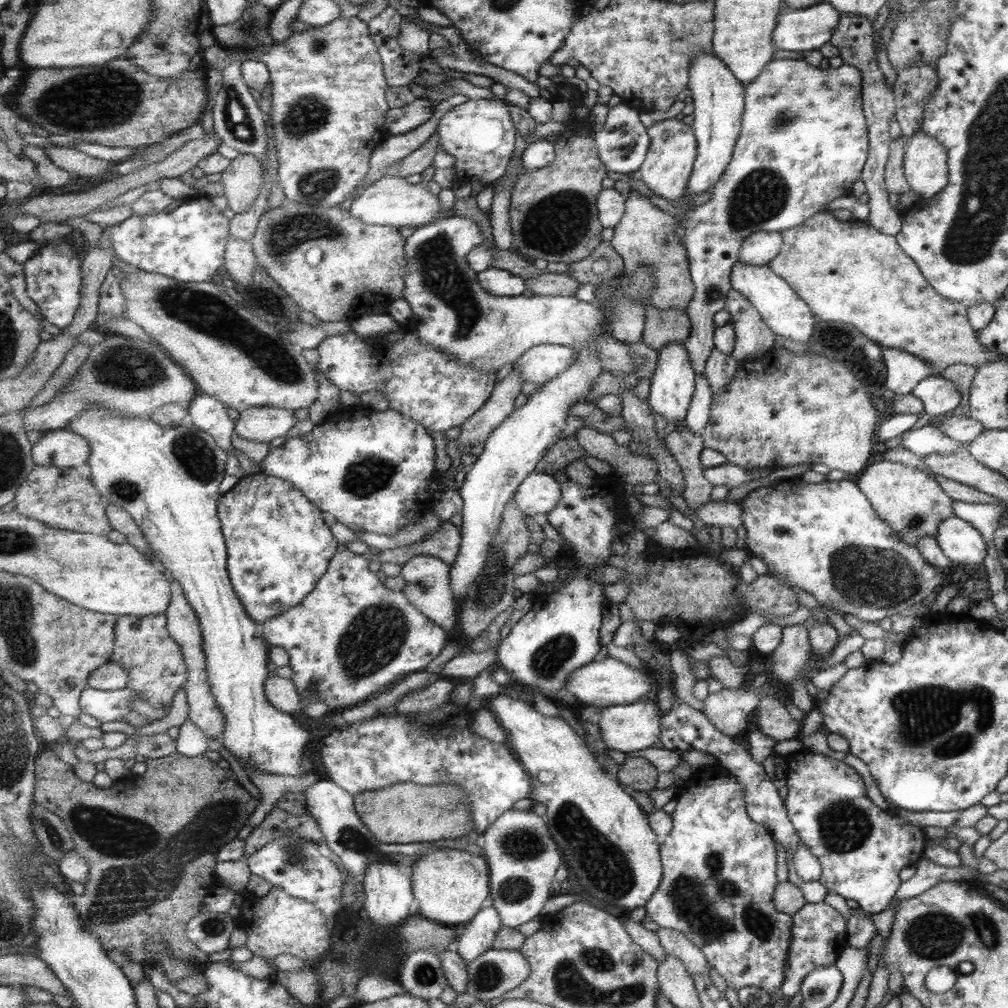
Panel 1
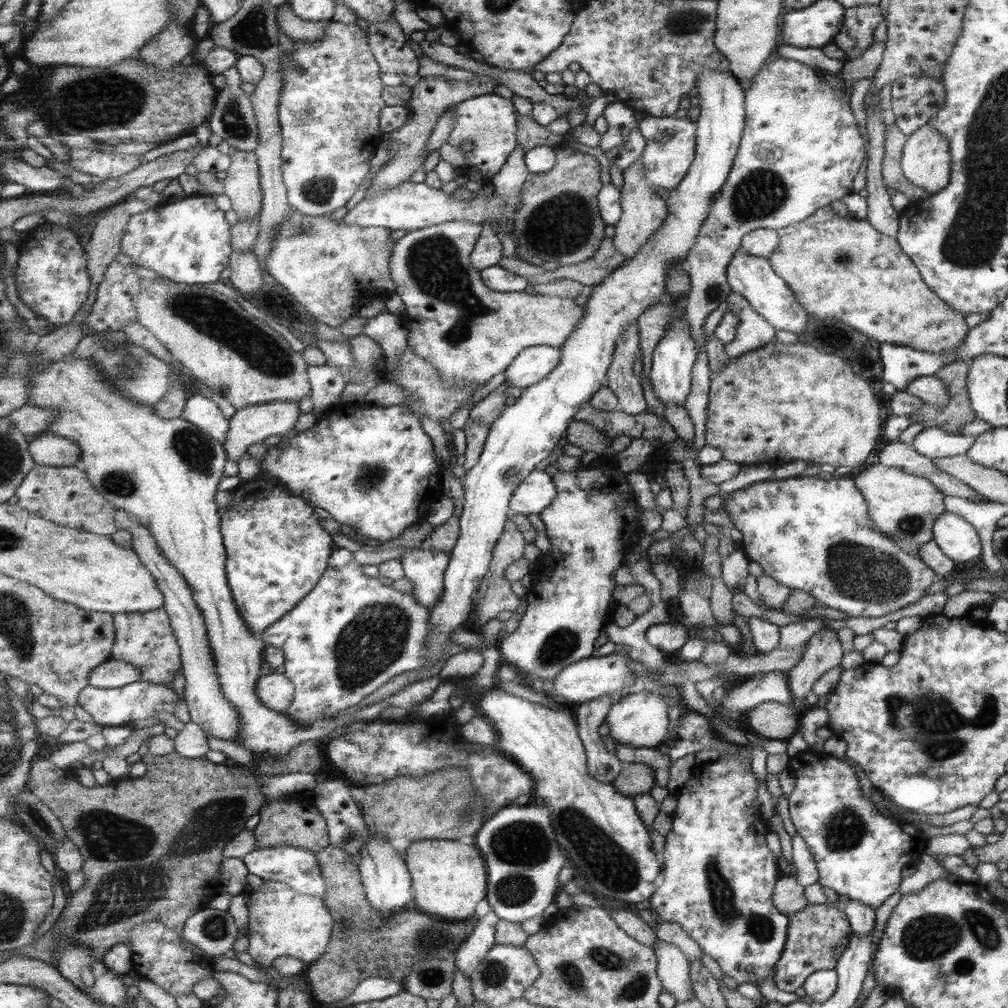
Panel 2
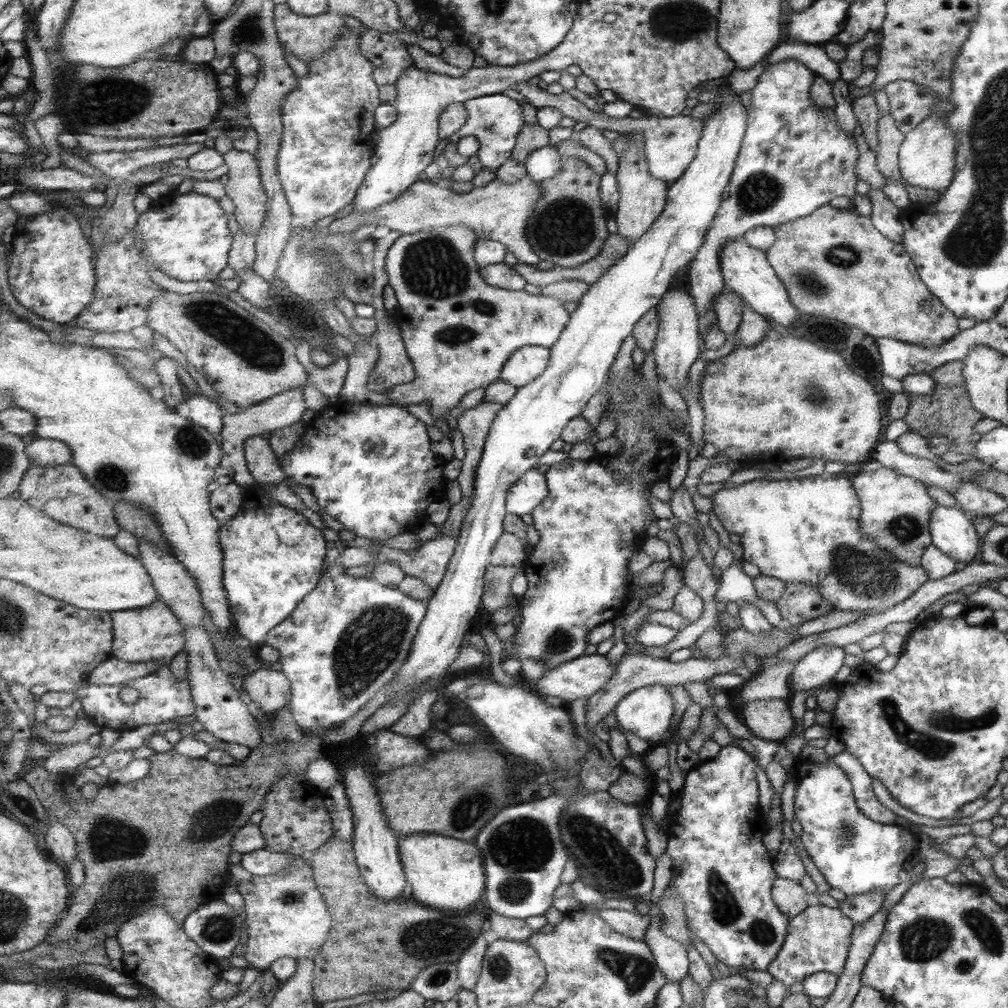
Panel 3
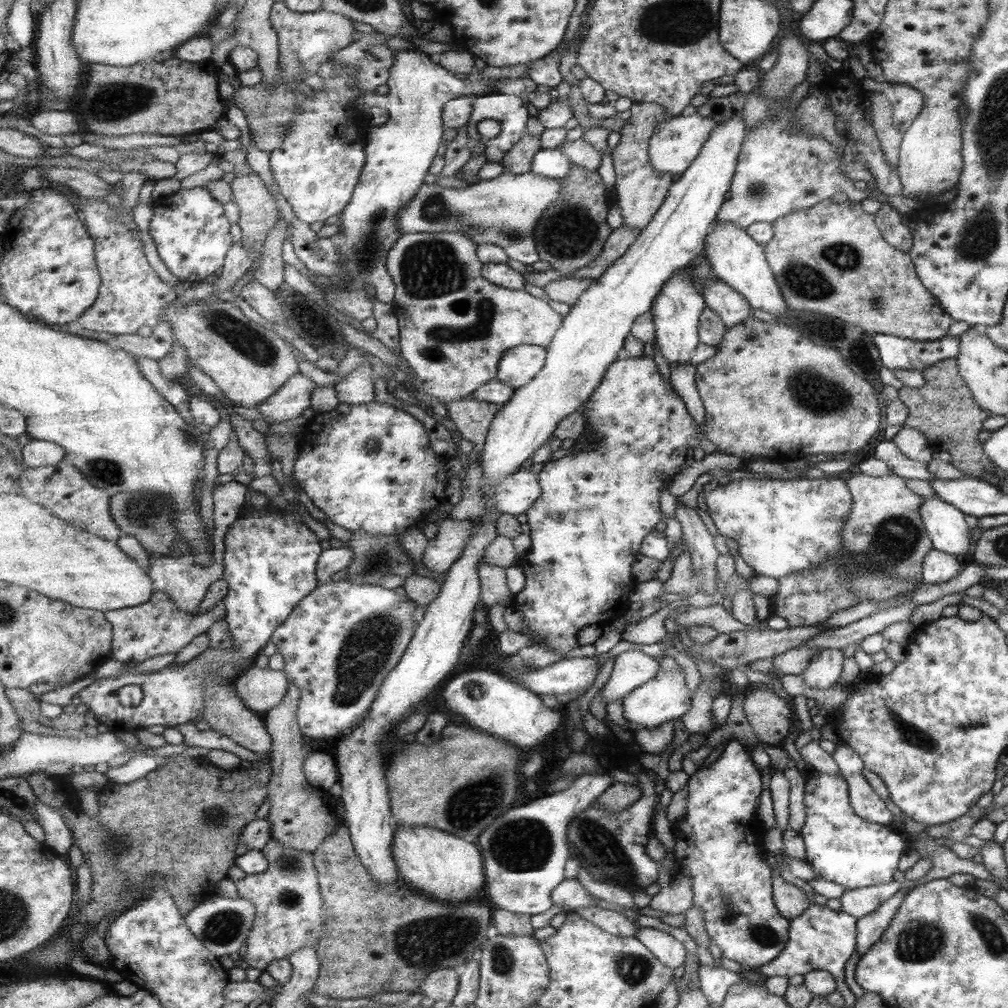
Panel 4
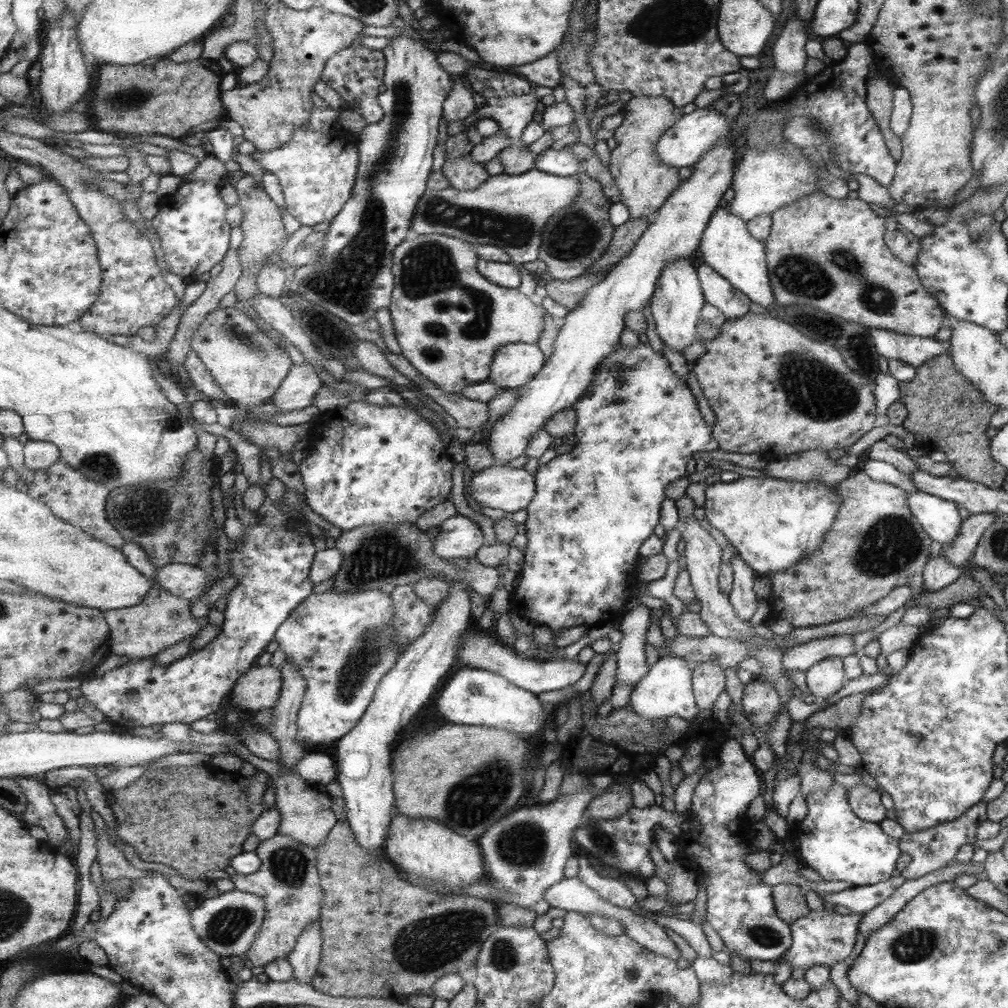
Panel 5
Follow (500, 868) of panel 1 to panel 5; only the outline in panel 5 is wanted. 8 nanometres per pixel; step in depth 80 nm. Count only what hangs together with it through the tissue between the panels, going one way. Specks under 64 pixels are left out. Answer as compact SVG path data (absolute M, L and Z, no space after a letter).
M585 781L584 787L572 794L560 795L553 802L537 803L529 806L523 804L519 810L493 824L492 828L478 841L484 853L487 878L503 884L509 894L509 903L519 905L537 912L547 914L552 906L545 901L545 890L565 878L565 869L569 860L574 857L573 837L575 831L586 818L586 810L590 802L600 793L600 789Z

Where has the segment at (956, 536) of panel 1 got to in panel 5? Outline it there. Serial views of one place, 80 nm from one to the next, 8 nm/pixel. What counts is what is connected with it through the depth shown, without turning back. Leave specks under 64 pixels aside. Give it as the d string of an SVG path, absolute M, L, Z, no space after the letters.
M919 491L907 494L907 505L934 545L951 543L959 534L962 520L954 502Z

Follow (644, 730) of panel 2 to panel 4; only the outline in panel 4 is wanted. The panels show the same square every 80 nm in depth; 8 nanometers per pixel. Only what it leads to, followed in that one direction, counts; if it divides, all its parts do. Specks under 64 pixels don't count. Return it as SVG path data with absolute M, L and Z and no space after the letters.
M675 658L660 659L660 671L649 682L639 686L623 699L623 716L639 728L655 728L665 722L683 718L692 709L693 692L687 686L685 673Z

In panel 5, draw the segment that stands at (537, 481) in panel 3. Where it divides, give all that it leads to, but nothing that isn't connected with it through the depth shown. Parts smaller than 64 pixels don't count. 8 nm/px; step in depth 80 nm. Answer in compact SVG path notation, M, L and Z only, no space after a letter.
M505 465L474 472L469 488L469 496L478 504L508 513L526 509L537 492L536 476Z

